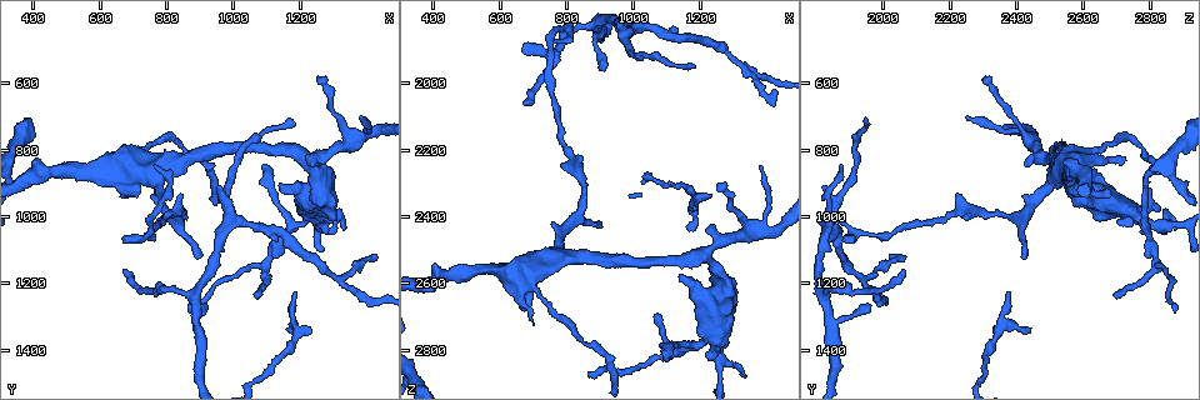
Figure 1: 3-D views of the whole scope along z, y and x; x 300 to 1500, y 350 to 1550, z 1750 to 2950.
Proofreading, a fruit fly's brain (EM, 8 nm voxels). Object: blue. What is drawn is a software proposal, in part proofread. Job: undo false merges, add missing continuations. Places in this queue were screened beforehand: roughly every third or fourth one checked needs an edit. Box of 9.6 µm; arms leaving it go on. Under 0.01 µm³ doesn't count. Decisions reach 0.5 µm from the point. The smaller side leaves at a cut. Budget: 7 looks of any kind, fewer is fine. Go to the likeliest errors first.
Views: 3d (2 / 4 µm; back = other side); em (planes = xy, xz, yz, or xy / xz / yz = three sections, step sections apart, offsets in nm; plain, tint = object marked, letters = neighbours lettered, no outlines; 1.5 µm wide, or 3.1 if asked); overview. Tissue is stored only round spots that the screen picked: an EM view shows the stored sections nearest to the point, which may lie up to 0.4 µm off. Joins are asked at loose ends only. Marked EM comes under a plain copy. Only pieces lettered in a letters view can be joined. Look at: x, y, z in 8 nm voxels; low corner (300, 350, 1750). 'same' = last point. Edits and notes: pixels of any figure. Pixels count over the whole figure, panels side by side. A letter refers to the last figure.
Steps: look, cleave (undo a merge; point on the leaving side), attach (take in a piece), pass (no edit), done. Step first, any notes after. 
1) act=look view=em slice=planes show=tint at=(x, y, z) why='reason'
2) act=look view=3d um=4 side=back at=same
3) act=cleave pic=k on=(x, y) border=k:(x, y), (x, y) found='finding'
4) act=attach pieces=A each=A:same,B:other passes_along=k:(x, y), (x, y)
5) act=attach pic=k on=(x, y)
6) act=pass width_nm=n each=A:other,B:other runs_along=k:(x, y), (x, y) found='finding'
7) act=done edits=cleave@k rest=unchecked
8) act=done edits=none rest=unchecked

act=look view=3d um=2 at=(700, 830, 2730) why='free end'

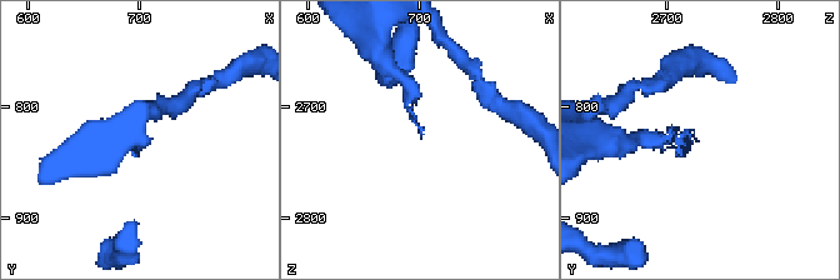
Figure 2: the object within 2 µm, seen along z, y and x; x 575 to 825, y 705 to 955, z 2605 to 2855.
act=look view=em slice=xy step=4 show=letters at=(698, 830, 2724) why='now the EM'

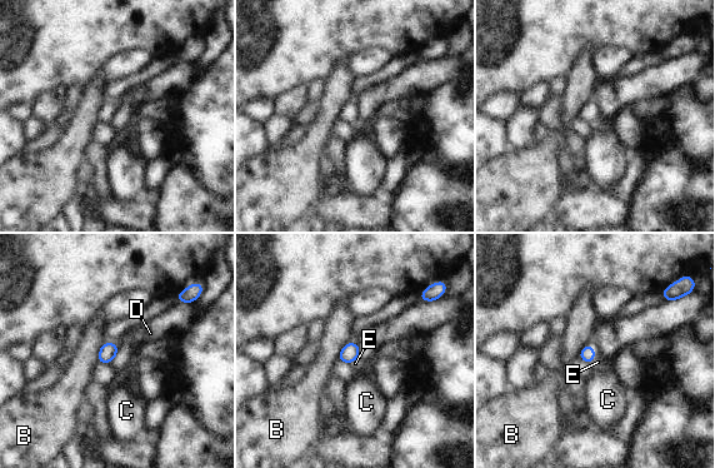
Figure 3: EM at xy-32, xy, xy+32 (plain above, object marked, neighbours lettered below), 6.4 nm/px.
act=look view=em slice=planes show=letters at=same why='cut it another way'

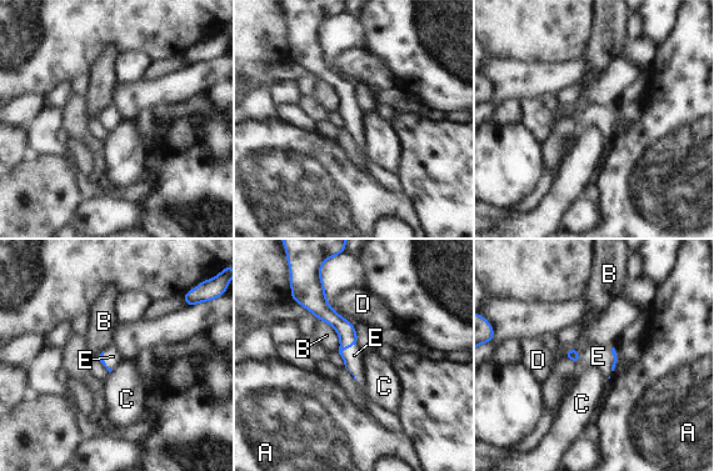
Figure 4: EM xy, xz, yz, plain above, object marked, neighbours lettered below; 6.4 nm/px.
act=attach pic=4 on=(354, 355) each=A:other,B:other,C:other,D:other,E:same found='it goes on there'

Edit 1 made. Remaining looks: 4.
act=look view=em slice=xy step=8 show=letters at=(1150, 1330, 2440) why='tapers out'

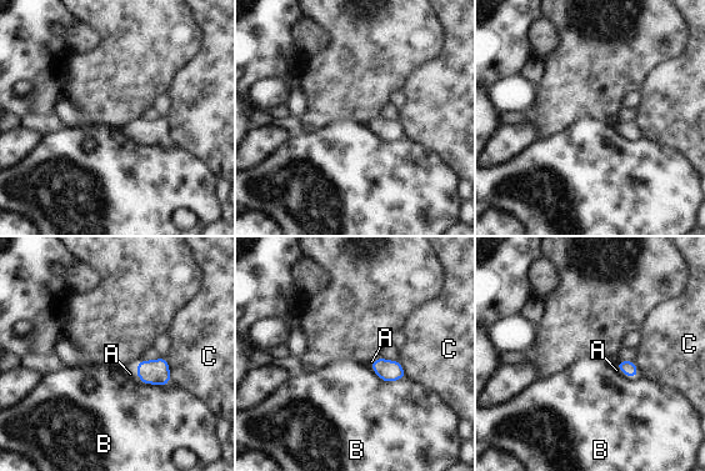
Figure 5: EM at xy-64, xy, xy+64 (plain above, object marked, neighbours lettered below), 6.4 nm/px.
act=attach pic=5 on=(130, 374) each=A:same,B:other,C:other passes_along=5:(156, 371), (139, 377), (130, 374) found='it goes on there'

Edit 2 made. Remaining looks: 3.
act=look view=overview

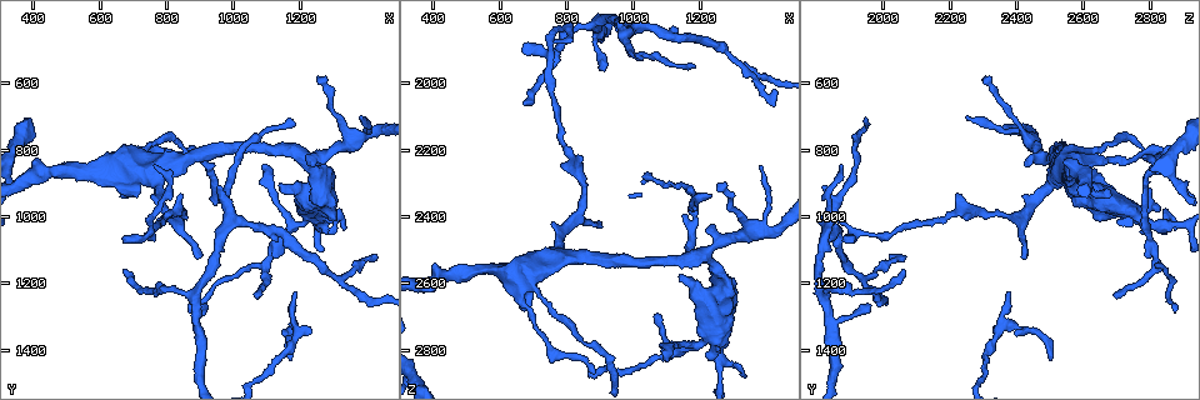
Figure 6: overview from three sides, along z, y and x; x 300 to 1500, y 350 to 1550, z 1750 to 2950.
act=look view=em slice=planes show=letters at=(1100, 1140, 2820) why='a fork'

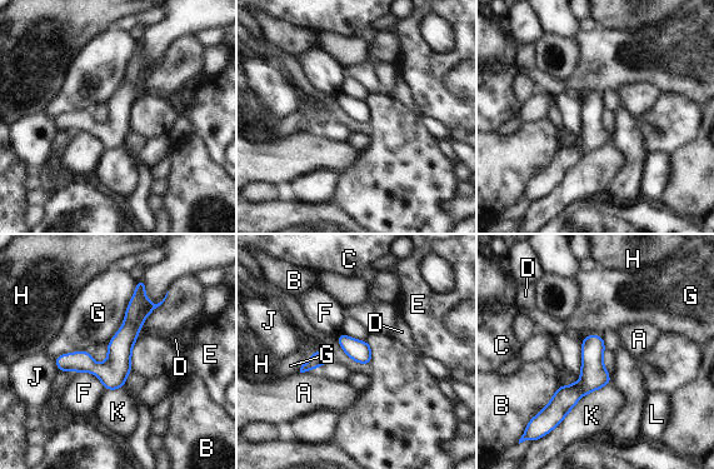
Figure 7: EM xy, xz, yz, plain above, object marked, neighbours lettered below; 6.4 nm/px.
act=pass longest_contact=K:480nm each=A:other,B:other,C:other,D:other,E:other,F:other,G:other,H:other,J:other,K:other,L:other runs_along=7:(141, 284), (119, 353), (105, 367), (63, 368) found='one cell here'

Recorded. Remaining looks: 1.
act=done edits=attach@4,attach@5 rest=unchecked

